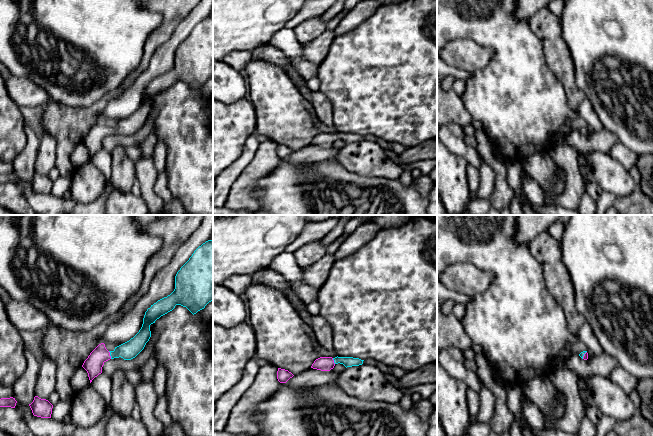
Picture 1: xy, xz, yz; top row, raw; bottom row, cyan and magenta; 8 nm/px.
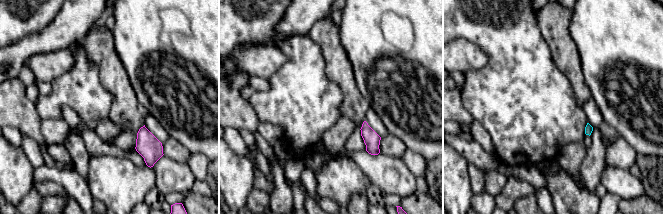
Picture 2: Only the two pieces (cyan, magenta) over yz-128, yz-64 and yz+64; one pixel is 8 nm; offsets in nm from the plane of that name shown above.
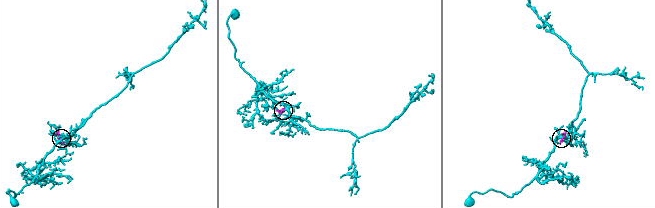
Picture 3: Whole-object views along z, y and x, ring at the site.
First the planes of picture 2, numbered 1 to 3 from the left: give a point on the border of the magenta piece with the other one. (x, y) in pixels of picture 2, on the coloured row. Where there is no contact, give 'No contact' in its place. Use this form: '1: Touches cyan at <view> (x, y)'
1: No contact
2: No contact
3: No contact

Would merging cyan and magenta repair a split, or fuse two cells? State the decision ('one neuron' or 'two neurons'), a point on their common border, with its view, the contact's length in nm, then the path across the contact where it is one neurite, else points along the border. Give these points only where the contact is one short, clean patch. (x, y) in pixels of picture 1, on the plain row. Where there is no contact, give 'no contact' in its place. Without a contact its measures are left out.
one neuron | xy (110, 131) | 70 nm | across xy (130, 125), (110, 131), (102, 131), (93, 140)

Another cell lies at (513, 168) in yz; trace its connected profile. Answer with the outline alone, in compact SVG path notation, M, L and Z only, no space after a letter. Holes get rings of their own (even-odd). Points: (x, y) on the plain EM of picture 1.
M506 160L506 178L509 186L512 188L514 195L509 206L511 215L523 215L521 197L522 190L522 176L523 170L522 161L509 161Z

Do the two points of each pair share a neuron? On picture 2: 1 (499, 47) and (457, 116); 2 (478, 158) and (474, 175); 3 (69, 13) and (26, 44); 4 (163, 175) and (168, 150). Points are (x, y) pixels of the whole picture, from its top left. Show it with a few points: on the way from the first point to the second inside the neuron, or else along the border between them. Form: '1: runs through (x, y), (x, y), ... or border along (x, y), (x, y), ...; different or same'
1: border along (460, 90), (462, 104), (473, 120); different
2: border along (469, 162), (484, 172); different
3: runs through (60, 24), (42, 42), (37, 43); same
4: border along (163, 155), (185, 163); different

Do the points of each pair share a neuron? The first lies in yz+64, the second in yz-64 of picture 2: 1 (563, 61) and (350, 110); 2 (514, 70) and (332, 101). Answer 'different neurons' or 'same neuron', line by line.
1: same neuron
2: same neuron

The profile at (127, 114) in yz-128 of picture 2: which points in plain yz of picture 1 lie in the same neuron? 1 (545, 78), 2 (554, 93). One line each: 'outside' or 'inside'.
1: outside
2: outside

